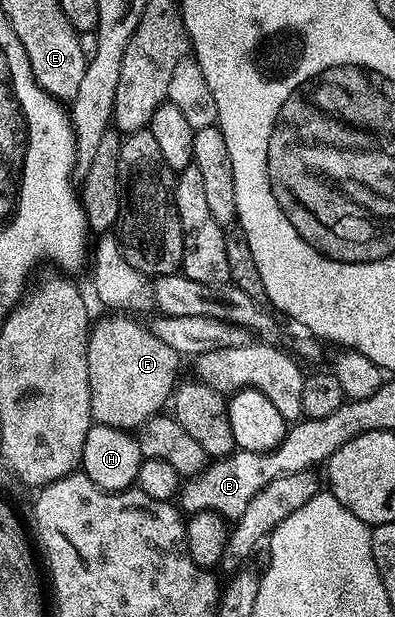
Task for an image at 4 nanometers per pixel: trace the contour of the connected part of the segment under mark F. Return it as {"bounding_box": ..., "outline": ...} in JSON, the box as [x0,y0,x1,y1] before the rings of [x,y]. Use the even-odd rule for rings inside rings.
{"bounding_box":[88,314,180,430],"outline":[[[106,314],[103,320],[95,319],[88,342],[88,386],[90,387],[90,415],[93,423],[107,424],[113,428],[137,430],[148,418],[159,415],[162,408],[171,403],[179,383],[178,363],[180,357],[172,346],[156,338],[153,327],[141,324],[141,319],[130,314]]]}

